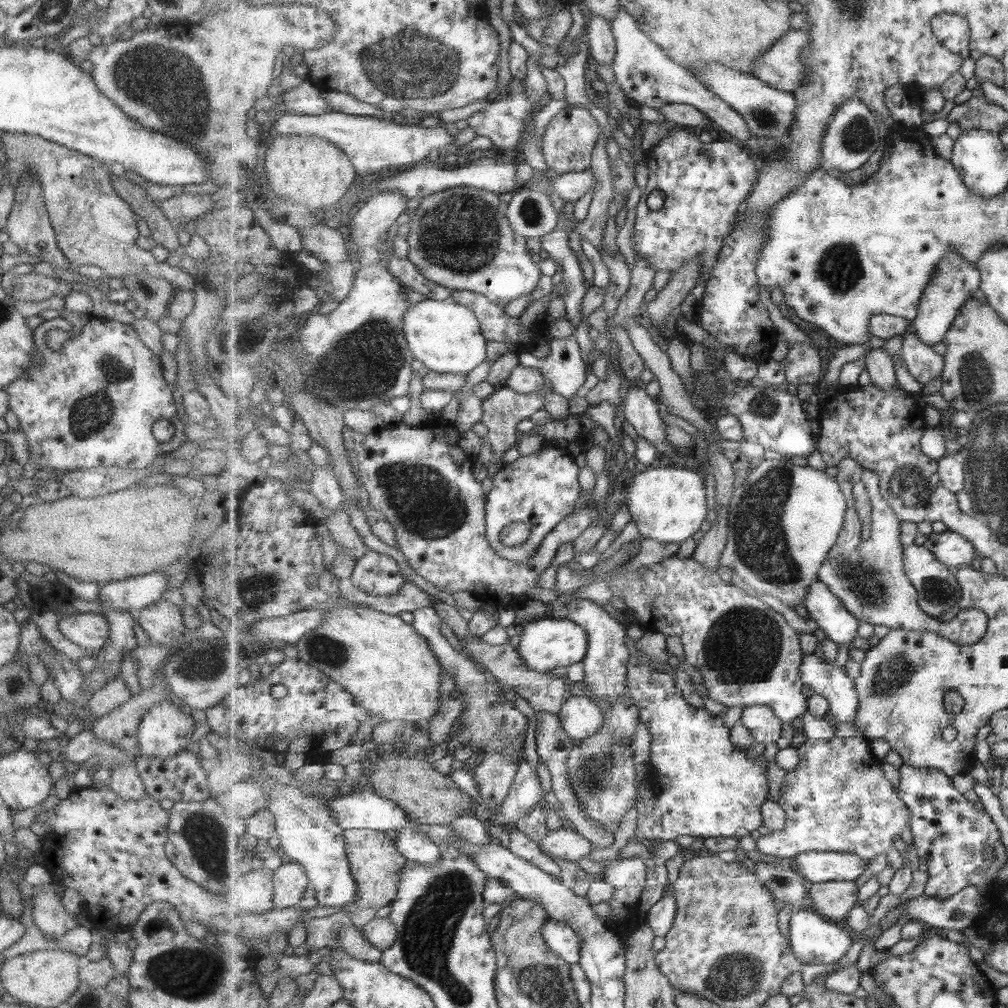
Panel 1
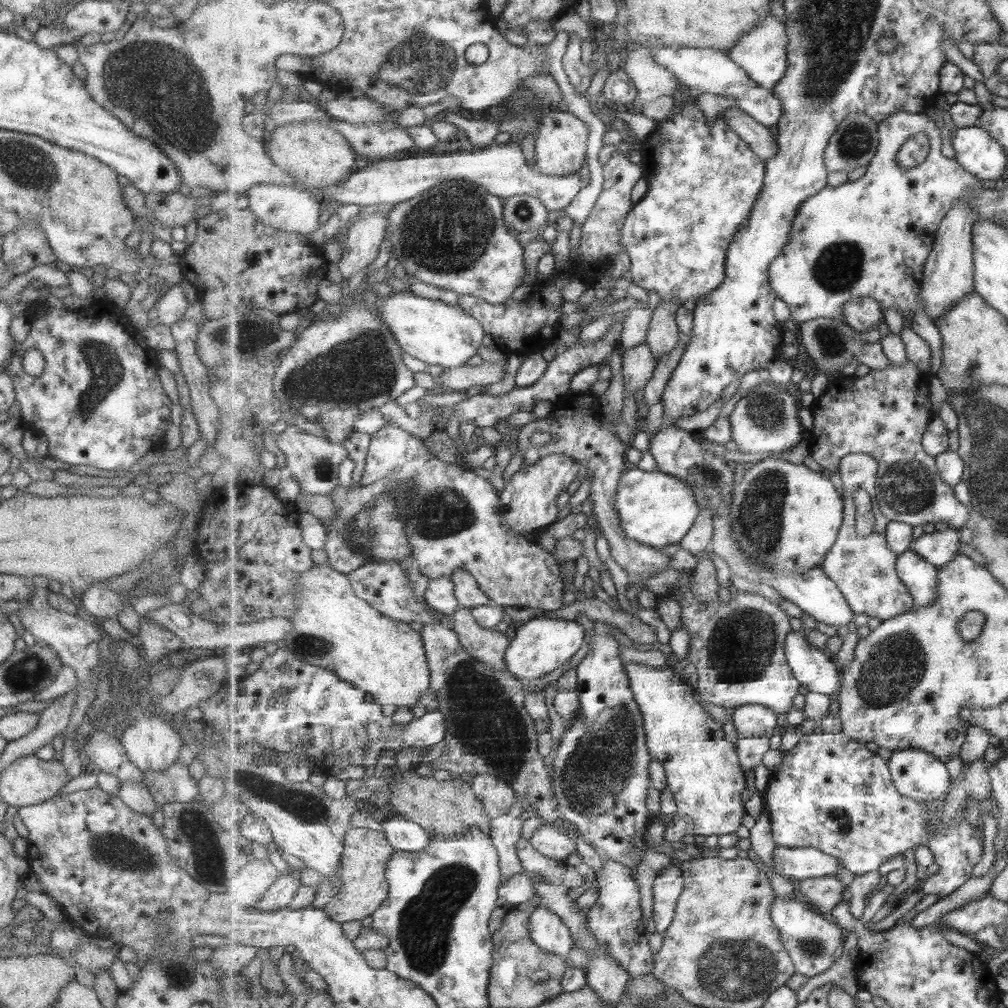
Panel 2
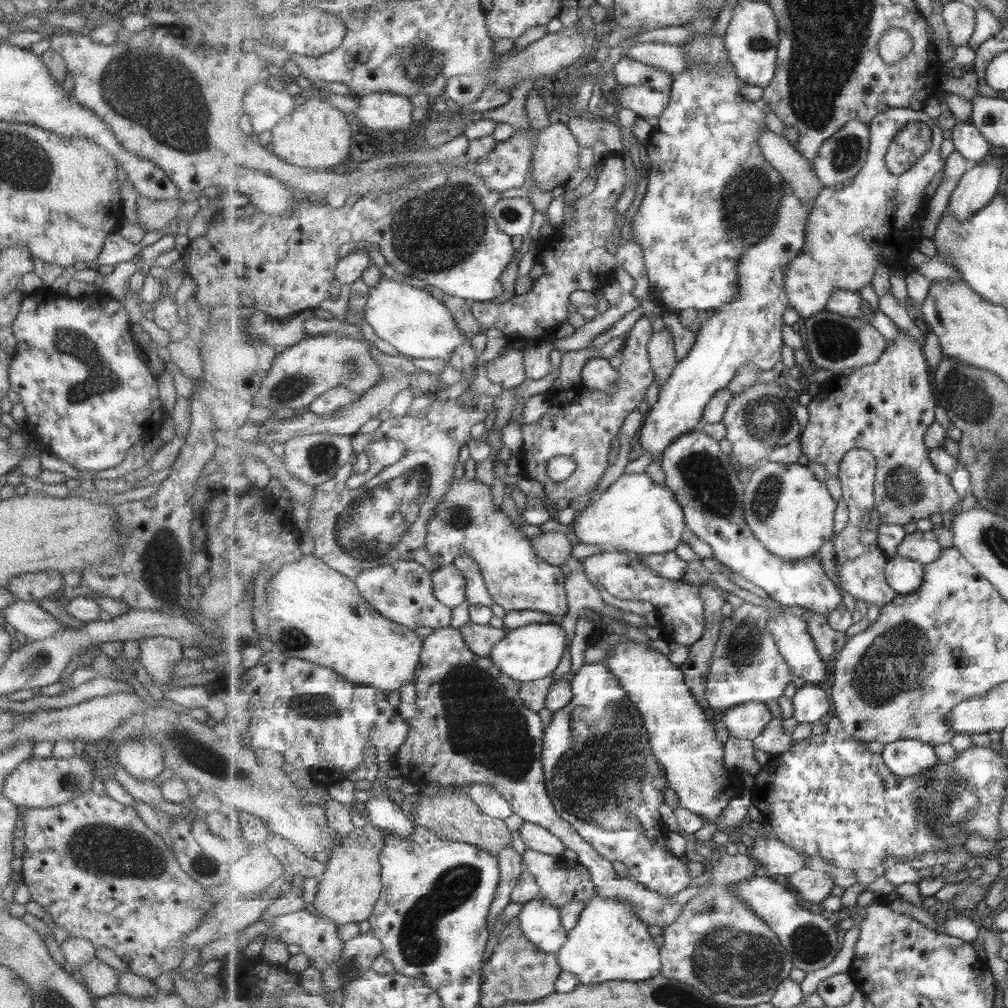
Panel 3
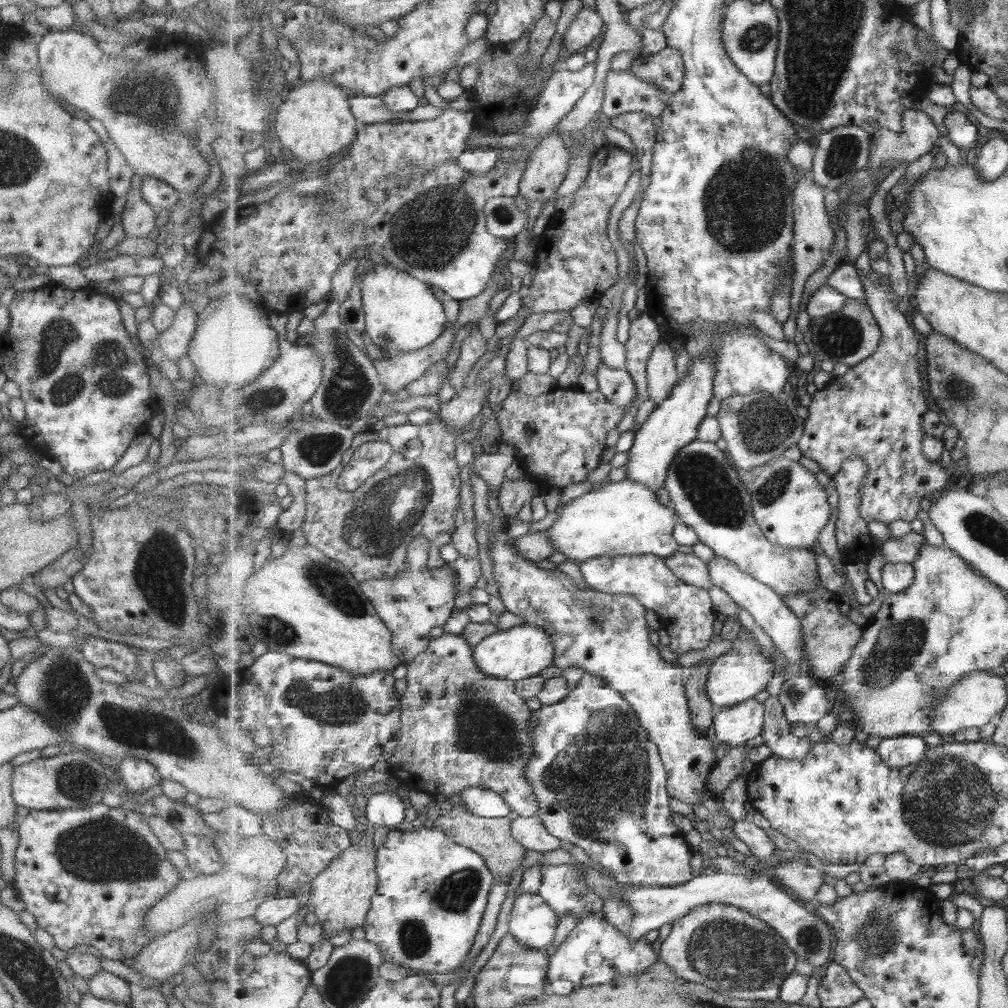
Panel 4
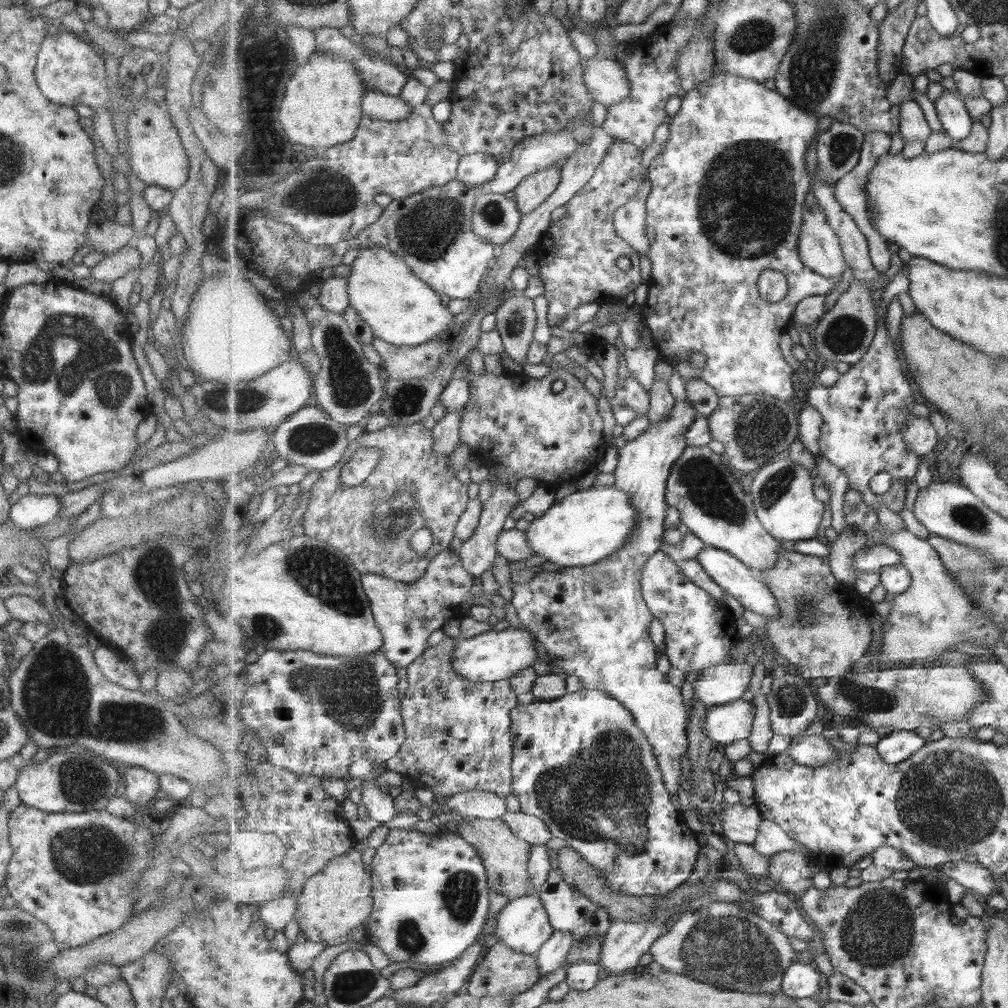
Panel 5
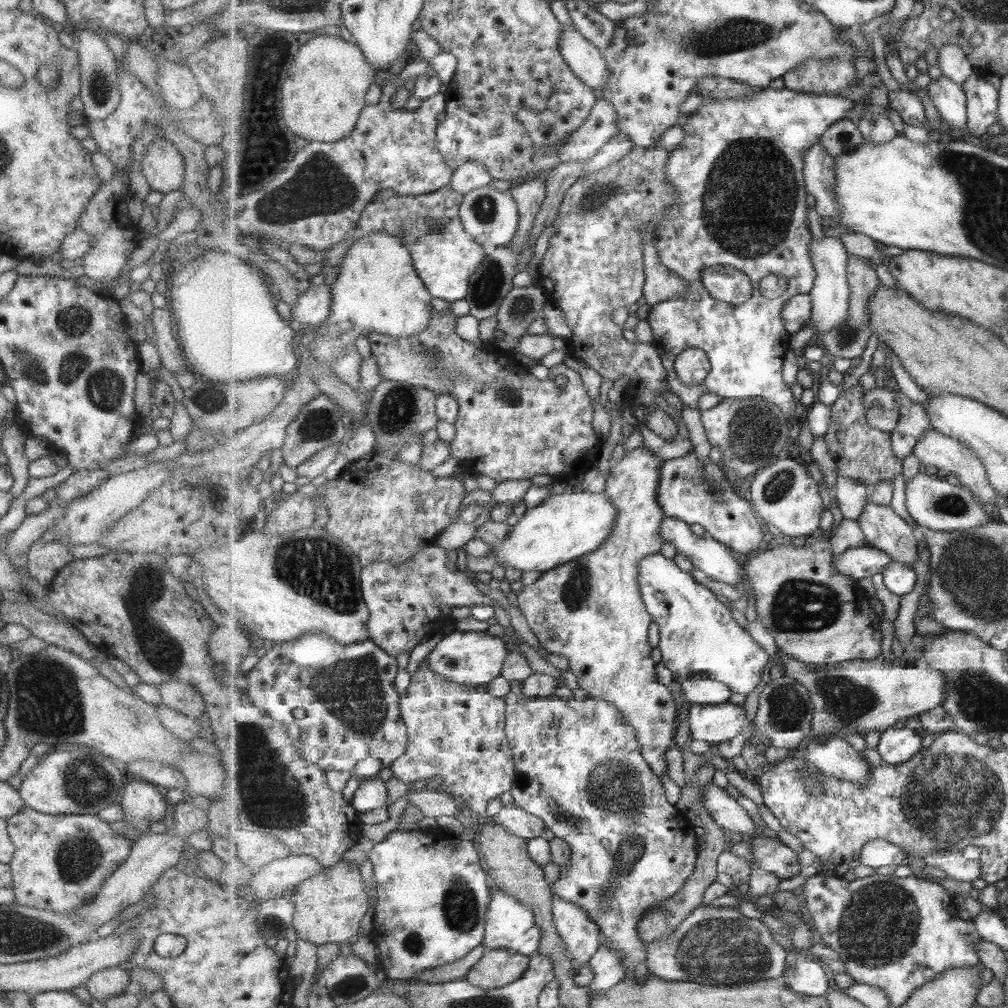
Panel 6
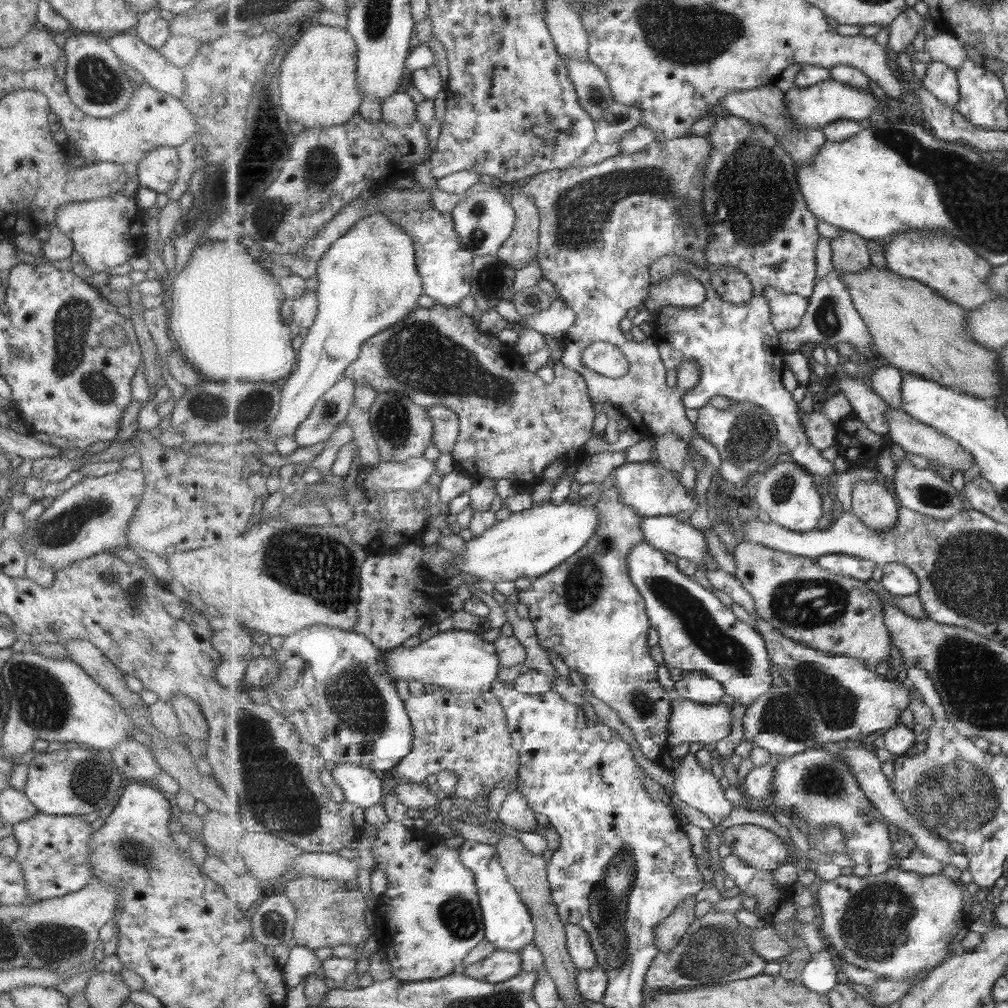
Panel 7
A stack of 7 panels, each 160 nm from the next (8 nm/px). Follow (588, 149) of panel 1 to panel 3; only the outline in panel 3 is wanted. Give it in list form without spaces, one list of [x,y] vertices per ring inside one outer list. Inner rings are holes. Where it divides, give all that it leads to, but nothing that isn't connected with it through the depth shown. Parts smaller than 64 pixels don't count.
[[[551,123],[535,140],[532,178],[542,192],[563,187],[578,170],[581,146],[566,123]]]

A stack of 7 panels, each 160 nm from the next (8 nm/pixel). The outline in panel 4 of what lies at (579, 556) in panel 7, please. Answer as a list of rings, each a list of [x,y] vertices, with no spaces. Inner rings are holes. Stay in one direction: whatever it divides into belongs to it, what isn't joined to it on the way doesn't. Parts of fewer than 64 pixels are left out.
[[[712,352],[695,360],[692,369],[683,376],[672,395],[656,406],[647,421],[639,428],[628,451],[627,476],[657,492],[666,486],[670,466],[687,445],[698,440],[699,425],[708,415],[709,403],[714,399],[714,378],[716,359]],[[505,527],[500,528],[498,532],[494,532],[493,528],[490,528],[488,536],[489,540],[492,542],[492,544],[488,545],[488,547],[491,552],[491,560],[493,561],[493,579],[497,586],[499,586],[499,594],[501,594],[501,600],[505,604],[506,610],[523,618],[525,624],[537,625],[539,628],[543,628],[543,630],[547,631],[547,633],[551,635],[551,641],[553,641],[553,647],[555,647],[556,653],[553,665],[561,668],[562,670],[565,670],[565,668],[573,668],[574,666],[578,666],[579,668],[585,670],[586,674],[600,676],[606,682],[606,685],[609,688],[617,690],[623,695],[623,698],[627,699],[627,702],[631,703],[631,706],[638,714],[641,726],[647,730],[647,732],[650,734],[650,739],[655,745],[658,746],[658,749],[660,750],[664,765],[667,769],[668,791],[670,792],[671,797],[677,798],[677,800],[693,806],[701,802],[701,795],[699,794],[701,790],[705,789],[708,795],[712,795],[706,787],[708,783],[707,778],[709,778],[709,774],[713,772],[713,768],[715,768],[715,763],[717,762],[714,751],[717,741],[713,738],[713,736],[700,736],[698,730],[696,730],[696,727],[692,722],[689,701],[686,695],[686,686],[684,685],[685,677],[687,676],[686,670],[683,667],[672,666],[671,663],[667,663],[665,660],[663,660],[663,656],[659,654],[659,650],[653,646],[651,636],[649,636],[649,634],[651,634],[651,630],[649,630],[649,624],[647,624],[647,618],[645,618],[645,614],[647,614],[647,607],[635,595],[627,593],[608,593],[591,588],[586,591],[585,589],[575,587],[575,583],[571,580],[571,578],[558,569],[543,570],[543,568],[537,568],[535,563],[527,559],[523,559],[521,554],[518,554],[516,551],[517,547],[515,547],[515,539],[511,539],[511,537],[507,535],[507,530]]]

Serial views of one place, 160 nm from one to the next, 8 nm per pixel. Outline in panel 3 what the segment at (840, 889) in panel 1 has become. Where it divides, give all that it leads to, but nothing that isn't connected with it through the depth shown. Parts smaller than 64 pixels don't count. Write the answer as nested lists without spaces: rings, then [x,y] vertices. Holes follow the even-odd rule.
[[[801,869],[796,874],[790,874],[788,880],[802,898],[815,904],[821,904],[835,886],[833,876],[829,871]]]

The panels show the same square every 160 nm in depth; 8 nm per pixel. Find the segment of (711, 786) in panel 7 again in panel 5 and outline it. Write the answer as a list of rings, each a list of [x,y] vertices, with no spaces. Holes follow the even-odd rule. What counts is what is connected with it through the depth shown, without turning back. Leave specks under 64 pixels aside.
[[[721,803],[721,811],[722,836],[726,836],[734,843],[755,844],[759,826],[764,821],[759,807],[743,806],[740,803]]]

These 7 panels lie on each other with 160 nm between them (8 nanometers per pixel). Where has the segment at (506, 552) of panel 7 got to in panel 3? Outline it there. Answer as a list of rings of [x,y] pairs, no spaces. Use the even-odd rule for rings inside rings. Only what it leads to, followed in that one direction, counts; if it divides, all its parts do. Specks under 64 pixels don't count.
[[[646,472],[623,474],[602,493],[597,502],[575,518],[571,536],[575,542],[599,545],[604,552],[663,554],[673,552],[688,530],[683,507],[665,484],[657,484]]]

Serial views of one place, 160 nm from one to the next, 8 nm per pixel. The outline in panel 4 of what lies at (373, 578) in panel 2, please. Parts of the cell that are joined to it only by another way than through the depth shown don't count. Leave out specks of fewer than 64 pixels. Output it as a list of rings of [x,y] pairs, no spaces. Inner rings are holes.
[[[425,536],[412,540],[408,547],[407,570],[394,577],[368,579],[361,582],[363,594],[371,600],[375,612],[393,635],[393,651],[400,654],[405,665],[425,652],[431,643],[431,630],[444,627],[456,611],[455,570],[448,564],[437,569],[427,569],[431,542]]]

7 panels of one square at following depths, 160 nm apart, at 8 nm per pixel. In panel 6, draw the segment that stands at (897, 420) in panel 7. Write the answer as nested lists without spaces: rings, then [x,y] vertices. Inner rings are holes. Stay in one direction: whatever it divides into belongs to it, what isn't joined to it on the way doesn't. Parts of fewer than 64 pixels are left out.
[[[931,428],[924,432],[922,439],[917,443],[913,452],[914,456],[918,457],[918,460],[926,467],[935,466],[939,470],[946,470],[948,473],[954,474],[956,478],[961,480],[961,484],[966,486],[971,493],[974,493],[977,500],[990,510],[994,511],[997,508],[999,495],[997,495],[997,491],[993,489],[989,482],[986,466],[978,454],[974,450],[967,448],[961,441]]]

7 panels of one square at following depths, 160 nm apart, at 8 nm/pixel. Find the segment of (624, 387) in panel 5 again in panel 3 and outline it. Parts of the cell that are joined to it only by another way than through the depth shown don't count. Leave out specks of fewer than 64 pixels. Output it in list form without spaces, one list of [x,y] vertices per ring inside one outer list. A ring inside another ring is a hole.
[[[590,358],[580,370],[579,387],[603,390],[603,392],[611,394],[616,390],[619,377],[618,369],[610,366],[605,358]]]

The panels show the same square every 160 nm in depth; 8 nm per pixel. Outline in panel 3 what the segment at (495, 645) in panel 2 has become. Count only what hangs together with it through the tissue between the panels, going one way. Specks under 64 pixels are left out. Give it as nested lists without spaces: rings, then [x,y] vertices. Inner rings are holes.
[[[469,621],[463,628],[460,628],[463,637],[466,639],[467,646],[476,655],[489,657],[495,644],[499,644],[505,638],[505,630],[494,628],[493,626],[483,626],[473,621]]]

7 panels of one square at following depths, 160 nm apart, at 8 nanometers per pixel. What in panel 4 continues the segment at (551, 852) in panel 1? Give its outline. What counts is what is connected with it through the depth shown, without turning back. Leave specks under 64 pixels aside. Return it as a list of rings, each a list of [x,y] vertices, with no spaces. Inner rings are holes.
[[[537,815],[530,817],[516,817],[512,820],[512,833],[528,850],[537,852],[551,852],[561,846],[562,840],[551,834],[541,818]]]

